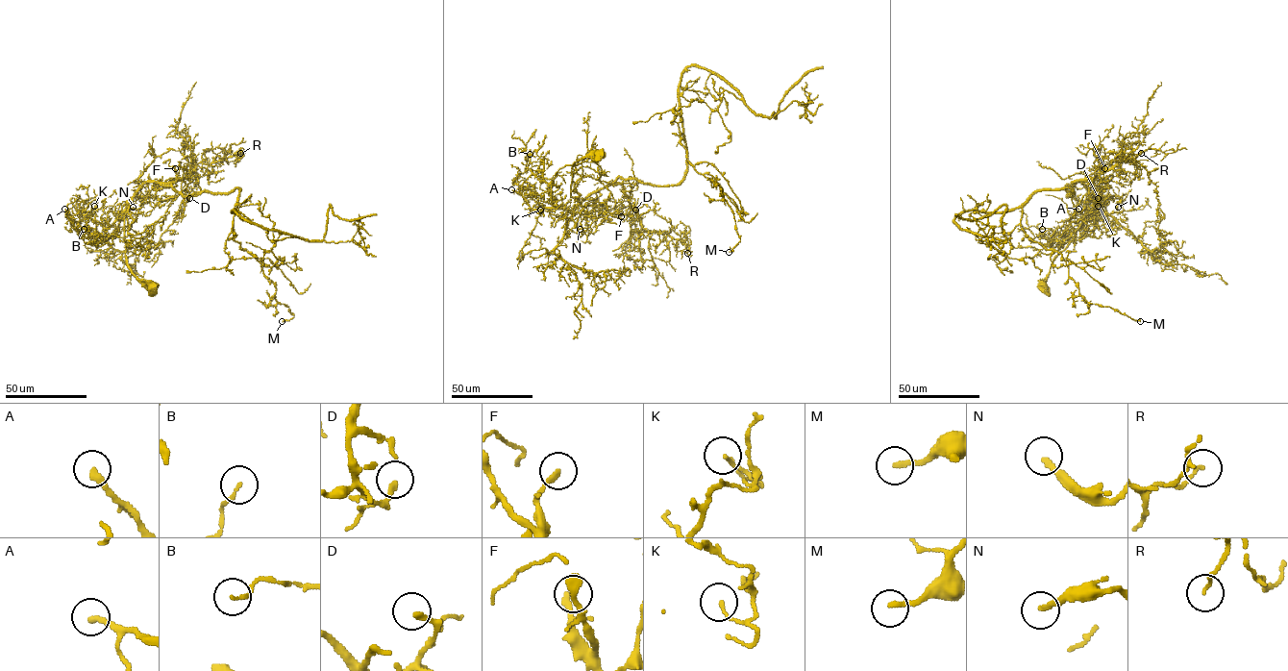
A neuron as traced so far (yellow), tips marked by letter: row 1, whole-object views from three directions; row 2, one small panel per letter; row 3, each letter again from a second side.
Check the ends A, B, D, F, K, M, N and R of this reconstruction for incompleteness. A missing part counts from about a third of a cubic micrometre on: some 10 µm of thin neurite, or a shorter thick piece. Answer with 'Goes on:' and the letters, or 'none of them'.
Goes on: A, F, N

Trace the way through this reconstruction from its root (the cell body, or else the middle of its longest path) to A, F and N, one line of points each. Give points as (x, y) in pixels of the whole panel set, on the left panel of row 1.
A: (152, 288), (134, 273), (125, 257), (124, 217), (131, 201), (109, 226), (87, 217), (75, 221), (64, 209)
F: (152, 288), (134, 273), (128, 263), (124, 217), (134, 194), (144, 184), (174, 183), (184, 179), (175, 168)
N: (152, 288), (134, 273), (128, 263), (124, 217), (136, 195), (159, 199), (150, 195), (137, 210), (133, 207)

